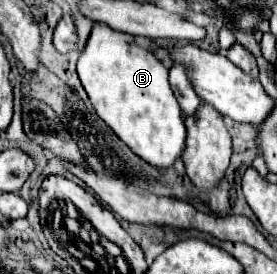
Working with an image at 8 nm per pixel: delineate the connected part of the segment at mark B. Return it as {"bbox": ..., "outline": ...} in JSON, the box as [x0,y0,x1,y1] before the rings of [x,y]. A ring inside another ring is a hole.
{"bbox":[77,23,185,169],"outline":[[[93,23],[85,49],[77,59],[79,79],[97,115],[147,163],[167,169],[183,153],[185,123],[179,103],[169,87],[169,69],[153,51],[141,47],[133,35]]]}

